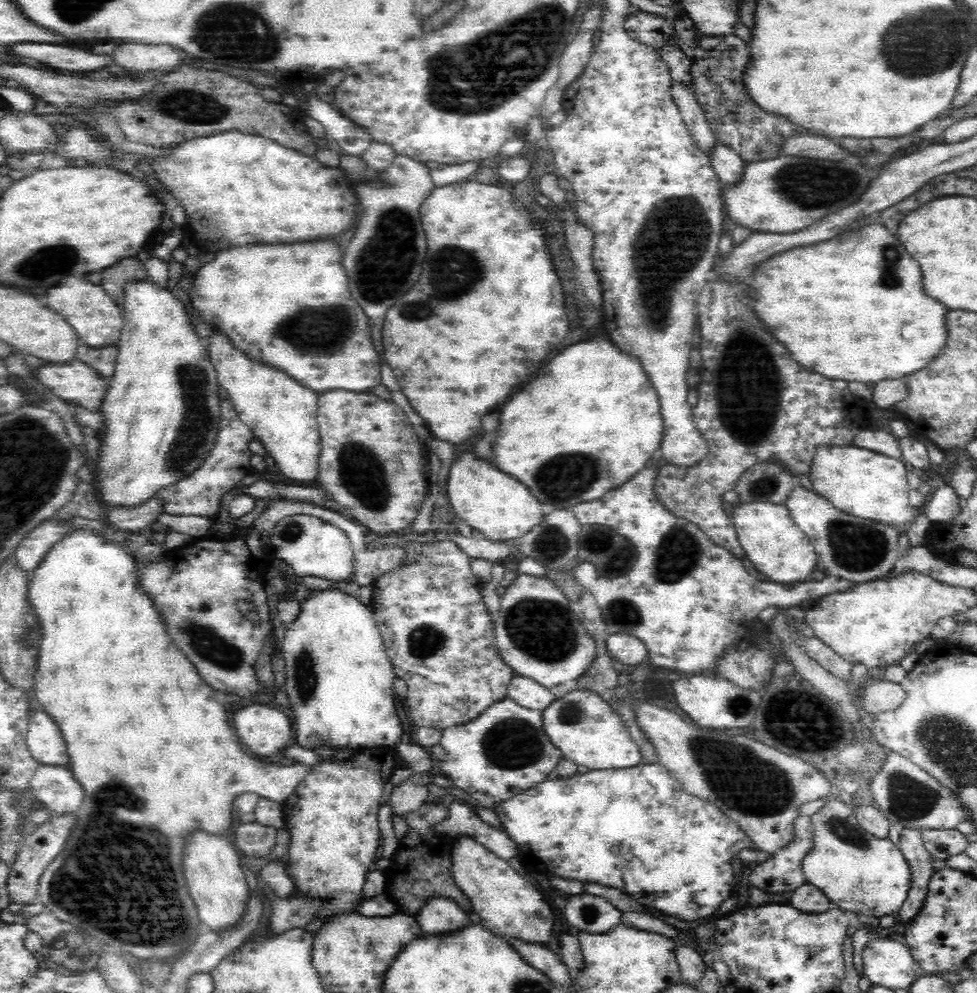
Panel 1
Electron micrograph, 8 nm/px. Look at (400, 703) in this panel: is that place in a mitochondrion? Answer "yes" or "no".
no

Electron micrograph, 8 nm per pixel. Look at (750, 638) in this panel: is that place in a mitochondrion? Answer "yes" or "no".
no

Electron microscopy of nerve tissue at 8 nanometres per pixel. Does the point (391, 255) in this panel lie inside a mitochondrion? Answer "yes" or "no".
yes

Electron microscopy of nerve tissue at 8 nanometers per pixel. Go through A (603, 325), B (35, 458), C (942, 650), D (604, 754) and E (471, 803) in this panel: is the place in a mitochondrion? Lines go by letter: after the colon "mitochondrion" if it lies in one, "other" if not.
A: other
B: mitochondrion
C: other
D: other
E: other

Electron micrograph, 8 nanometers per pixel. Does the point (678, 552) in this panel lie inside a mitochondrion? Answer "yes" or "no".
yes

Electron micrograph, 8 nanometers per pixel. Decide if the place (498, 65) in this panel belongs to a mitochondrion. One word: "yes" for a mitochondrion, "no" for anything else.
yes

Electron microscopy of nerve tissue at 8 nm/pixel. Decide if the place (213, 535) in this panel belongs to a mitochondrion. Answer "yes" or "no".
no

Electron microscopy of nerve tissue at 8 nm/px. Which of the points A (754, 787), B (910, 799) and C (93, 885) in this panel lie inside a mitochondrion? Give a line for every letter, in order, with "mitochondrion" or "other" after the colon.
A: mitochondrion
B: mitochondrion
C: mitochondrion

